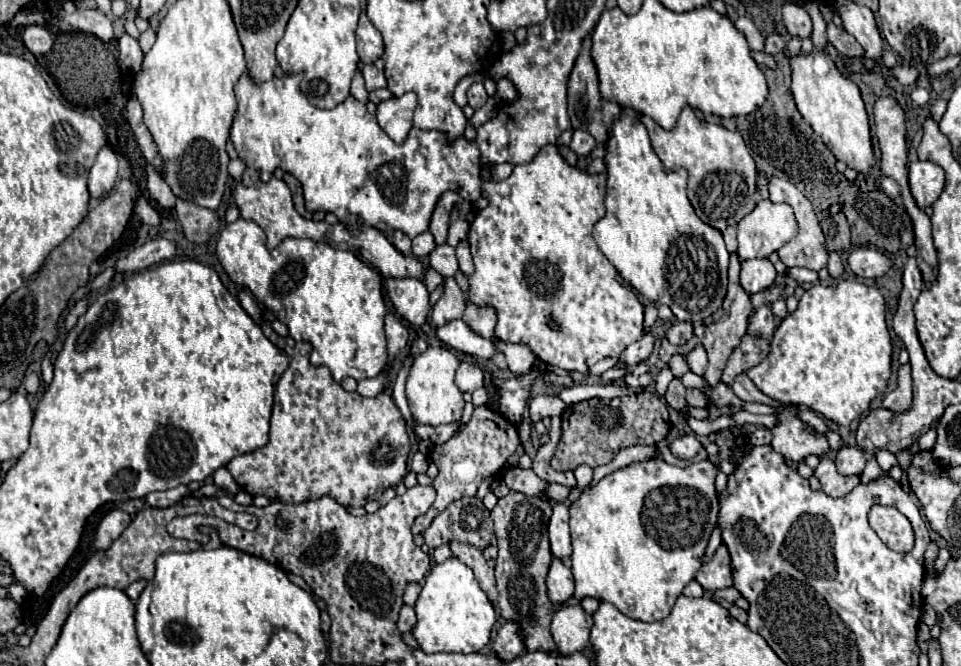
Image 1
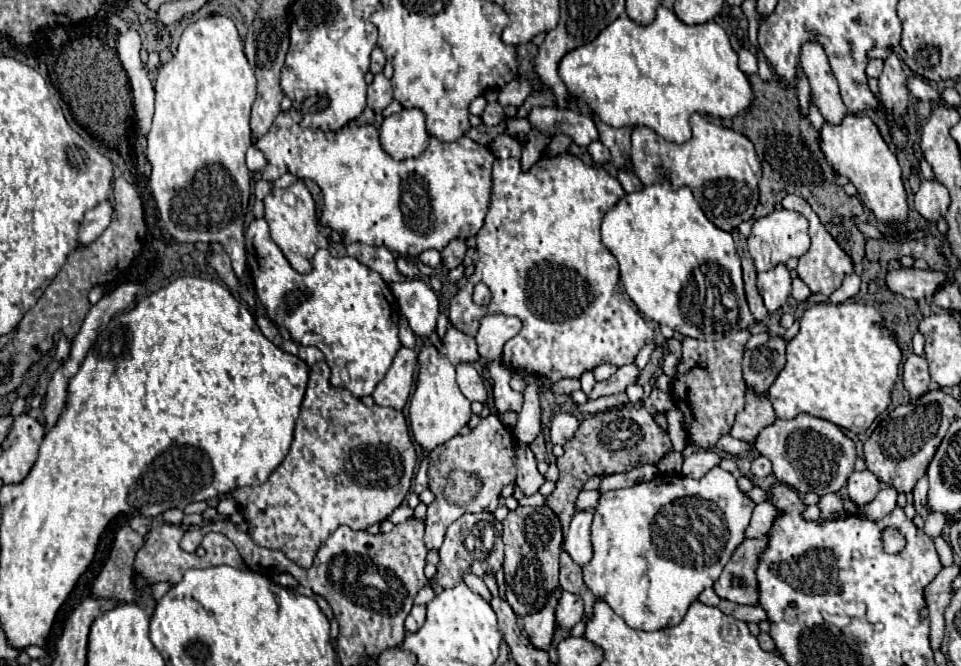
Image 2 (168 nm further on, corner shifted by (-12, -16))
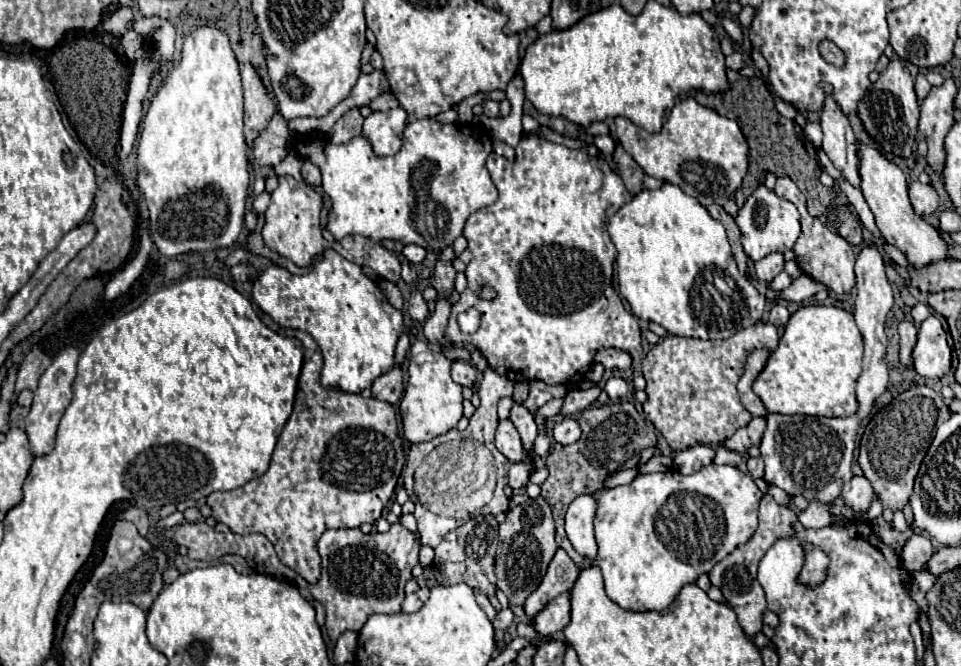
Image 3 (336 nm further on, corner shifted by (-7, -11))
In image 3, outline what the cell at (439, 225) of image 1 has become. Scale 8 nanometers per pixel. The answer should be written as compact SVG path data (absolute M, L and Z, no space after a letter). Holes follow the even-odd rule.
M446 247L436 261L436 267L430 276L432 287L438 291L438 295L446 295L450 297L452 289L454 289L454 277L456 277L456 269L452 267L452 261L456 259L456 253L452 247Z

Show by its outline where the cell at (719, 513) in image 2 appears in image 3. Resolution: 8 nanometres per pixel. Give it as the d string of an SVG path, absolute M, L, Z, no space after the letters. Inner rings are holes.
M712 463L712 465L702 467L700 471L696 471L692 475L682 475L676 469L670 469L670 471L664 471L664 473L638 475L628 485L618 485L614 489L604 489L600 493L600 497L598 497L598 509L596 509L596 517L594 517L594 533L596 533L596 543L598 543L598 555L596 555L596 559L590 559L588 565L600 567L602 577L604 577L606 595L616 605L620 605L622 609L626 609L626 611L664 611L672 603L672 599L676 599L676 595L680 593L680 587L684 587L688 583L694 583L704 573L710 573L710 569L718 561L722 561L728 553L732 553L738 545L746 543L754 535L754 531L758 527L758 503L760 503L762 495L764 493L754 485L754 481L752 481L750 475L746 475L740 469L730 467L730 465L716 465L716 463Z

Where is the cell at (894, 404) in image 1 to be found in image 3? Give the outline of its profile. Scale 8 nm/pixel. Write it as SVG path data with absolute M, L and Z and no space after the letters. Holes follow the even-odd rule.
M900 323L898 327L898 333L900 333L900 363L906 367L906 369L912 369L912 351L916 347L916 325L914 323Z

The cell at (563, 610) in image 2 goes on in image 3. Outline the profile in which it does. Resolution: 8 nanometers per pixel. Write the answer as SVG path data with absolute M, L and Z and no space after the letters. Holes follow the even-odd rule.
M562 593L552 599L534 619L532 627L542 635L554 635L570 623L570 595Z

